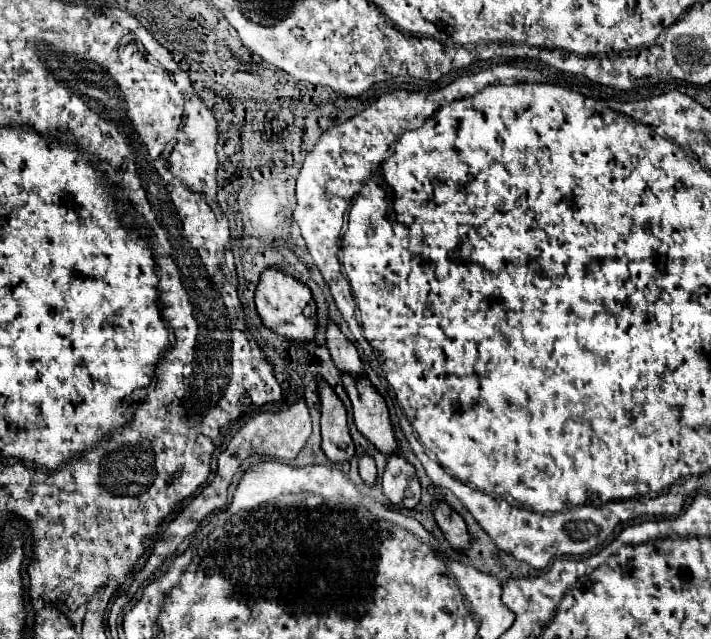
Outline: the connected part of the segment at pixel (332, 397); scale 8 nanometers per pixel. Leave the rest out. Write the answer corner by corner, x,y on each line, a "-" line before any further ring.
317,376
319,402
321,402
321,448
331,462
351,460
355,446
347,428
347,412
333,388

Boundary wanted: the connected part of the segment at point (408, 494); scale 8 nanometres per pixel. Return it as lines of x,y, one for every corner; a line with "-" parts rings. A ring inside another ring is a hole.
391,454
381,476
383,494
389,498
391,504
403,508
415,508
421,498
421,486
415,476
415,468
401,456

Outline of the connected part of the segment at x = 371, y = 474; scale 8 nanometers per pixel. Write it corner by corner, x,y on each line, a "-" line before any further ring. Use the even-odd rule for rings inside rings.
363,454
363,456
359,458
359,474
361,474
361,478
363,478
363,482
365,482
367,486
373,486
373,484
375,484
377,470
375,470
375,460
373,460
373,456

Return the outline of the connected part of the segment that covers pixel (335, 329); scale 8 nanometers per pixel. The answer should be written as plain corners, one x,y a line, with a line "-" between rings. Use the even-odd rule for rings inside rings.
329,320
327,322
327,334
325,334
325,340
327,340
327,348
333,356
333,362
339,370
345,370
349,372
351,376
363,376
363,364
361,364
361,358
357,354
357,348
353,346
353,342
339,330
339,326

